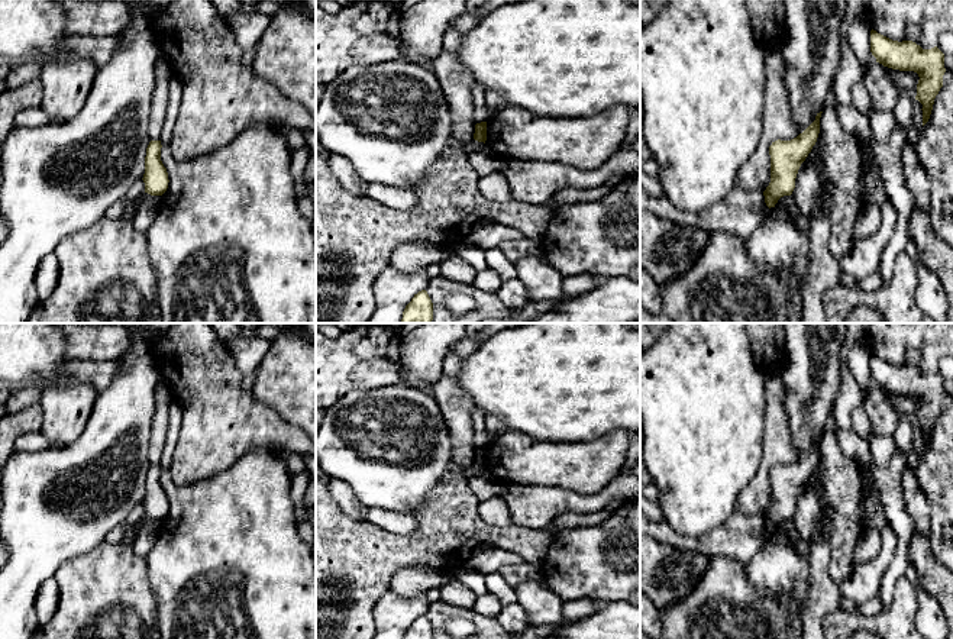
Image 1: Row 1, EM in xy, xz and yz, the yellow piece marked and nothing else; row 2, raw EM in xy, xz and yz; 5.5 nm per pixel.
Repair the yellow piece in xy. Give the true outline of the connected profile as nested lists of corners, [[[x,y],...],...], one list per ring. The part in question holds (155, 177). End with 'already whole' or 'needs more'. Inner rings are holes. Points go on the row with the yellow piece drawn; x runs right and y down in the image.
[[[151,141],[145,156],[145,193],[151,196],[162,196],[168,188],[168,172],[161,161],[161,141]]]; already whole

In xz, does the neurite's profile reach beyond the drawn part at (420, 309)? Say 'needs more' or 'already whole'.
already whole

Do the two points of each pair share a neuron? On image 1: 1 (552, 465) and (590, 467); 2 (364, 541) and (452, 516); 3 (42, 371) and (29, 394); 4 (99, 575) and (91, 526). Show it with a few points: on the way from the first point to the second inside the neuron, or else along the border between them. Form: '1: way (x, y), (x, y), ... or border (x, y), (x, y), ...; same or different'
1: way (561, 465), (581, 467); same
2: way (385, 545), (423, 545), (430, 538); same
3: border (25, 387), (35, 387), (39, 391); different
4: border (105, 541), (64, 564); different

